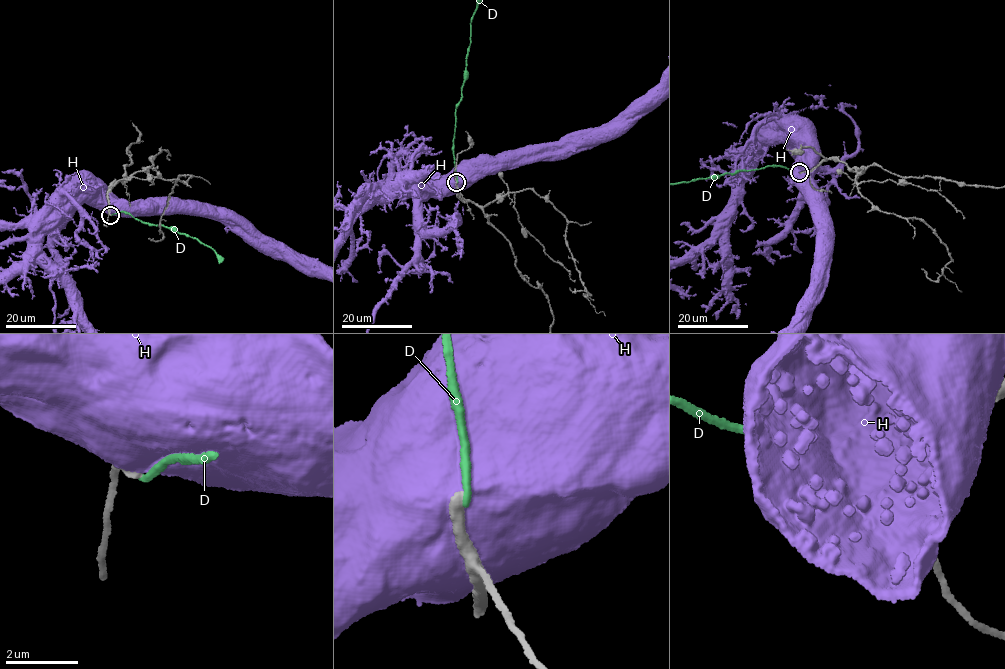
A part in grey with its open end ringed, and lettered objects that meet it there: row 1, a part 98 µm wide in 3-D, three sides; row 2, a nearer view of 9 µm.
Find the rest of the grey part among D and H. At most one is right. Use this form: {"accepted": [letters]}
{"accepted": []}

